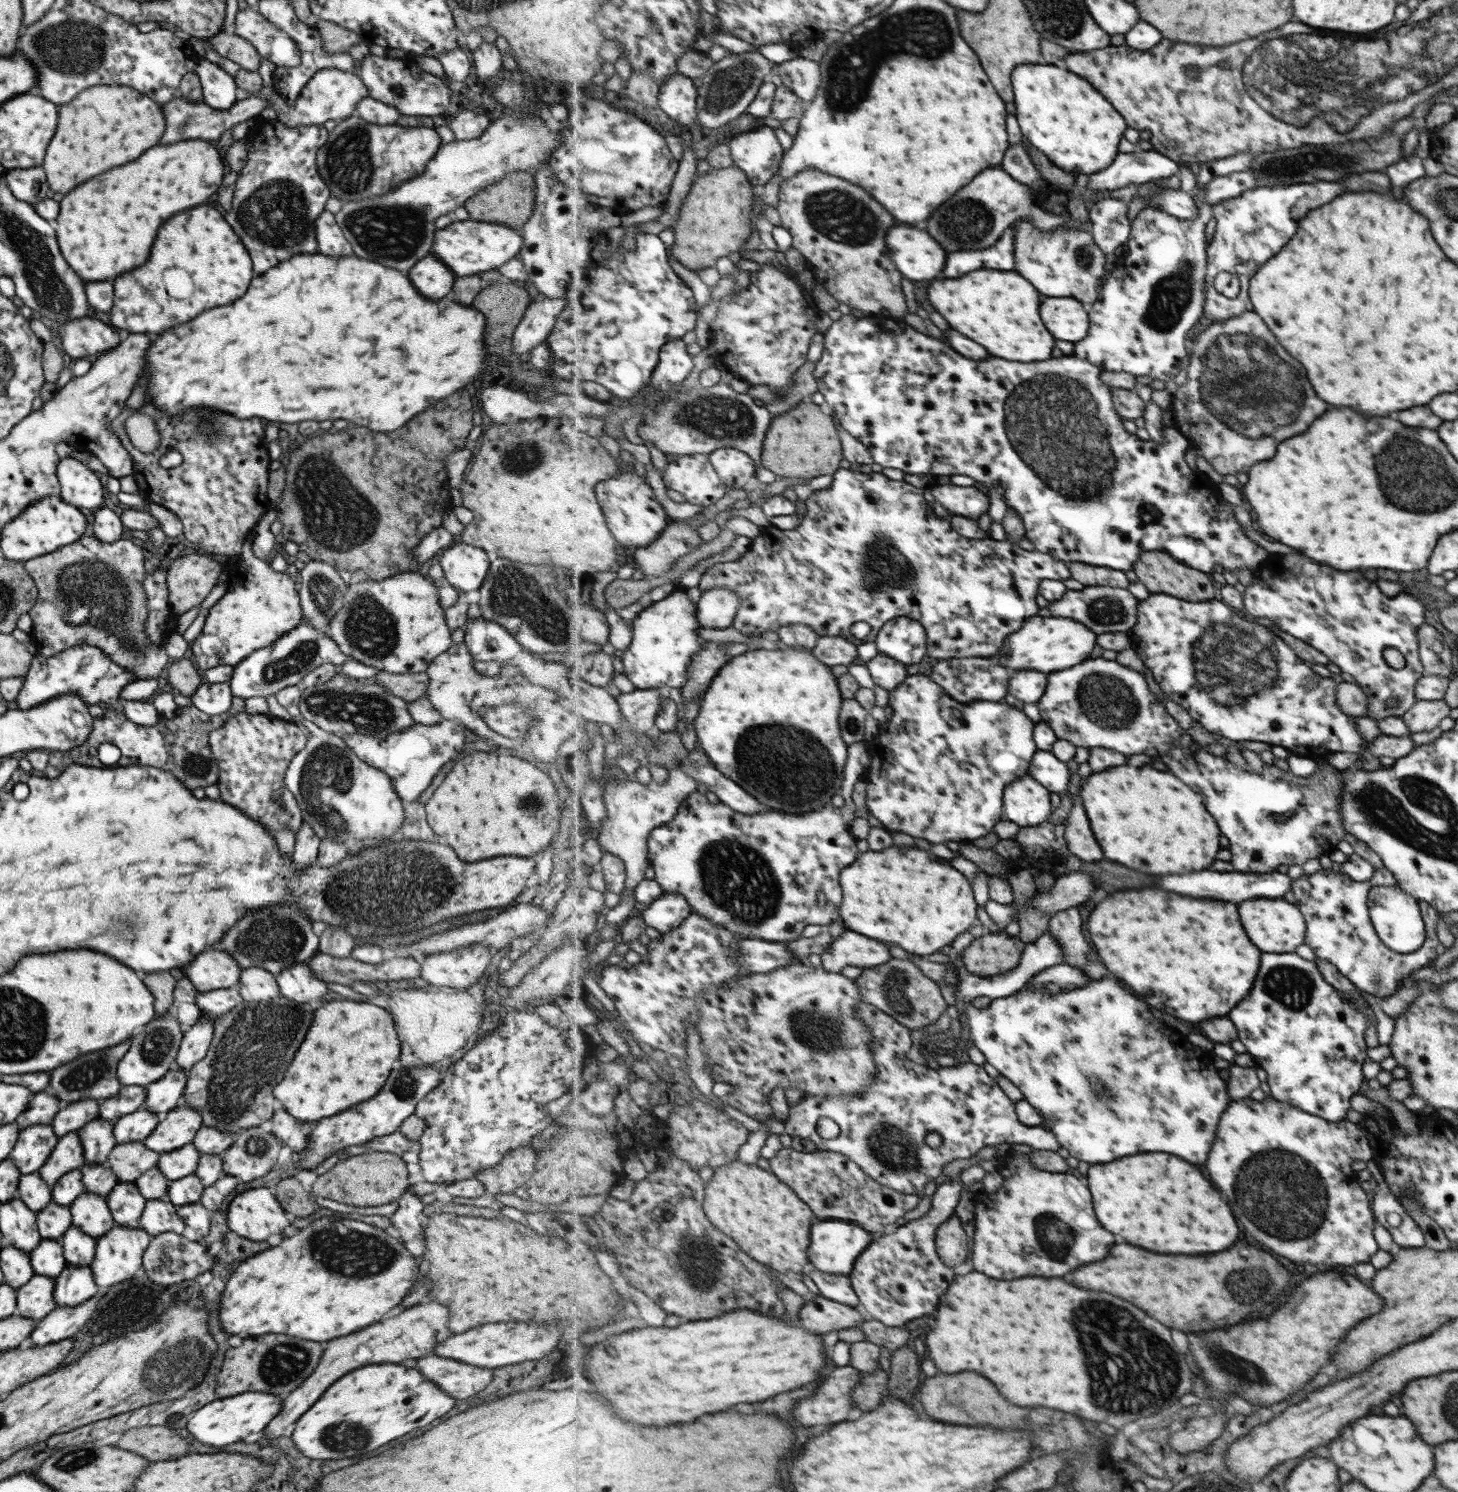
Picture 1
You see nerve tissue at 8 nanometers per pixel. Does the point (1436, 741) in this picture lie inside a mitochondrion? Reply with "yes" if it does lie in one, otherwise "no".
no

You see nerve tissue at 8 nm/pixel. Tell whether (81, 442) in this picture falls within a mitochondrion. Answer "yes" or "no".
no

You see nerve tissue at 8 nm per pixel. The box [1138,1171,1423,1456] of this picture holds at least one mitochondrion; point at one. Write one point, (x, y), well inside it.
(1242, 1371)

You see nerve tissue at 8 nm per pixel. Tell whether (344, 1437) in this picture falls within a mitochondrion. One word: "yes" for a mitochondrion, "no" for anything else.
yes

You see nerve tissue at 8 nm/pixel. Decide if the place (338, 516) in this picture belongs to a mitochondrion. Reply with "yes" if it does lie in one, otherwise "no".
yes

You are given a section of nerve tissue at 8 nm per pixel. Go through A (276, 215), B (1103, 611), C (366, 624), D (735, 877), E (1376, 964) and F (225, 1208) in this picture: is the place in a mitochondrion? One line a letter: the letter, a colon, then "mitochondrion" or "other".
A: mitochondrion
B: mitochondrion
C: mitochondrion
D: mitochondrion
E: mitochondrion
F: other

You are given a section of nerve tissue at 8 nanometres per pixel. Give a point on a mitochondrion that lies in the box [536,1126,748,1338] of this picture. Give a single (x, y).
(699, 1262)

